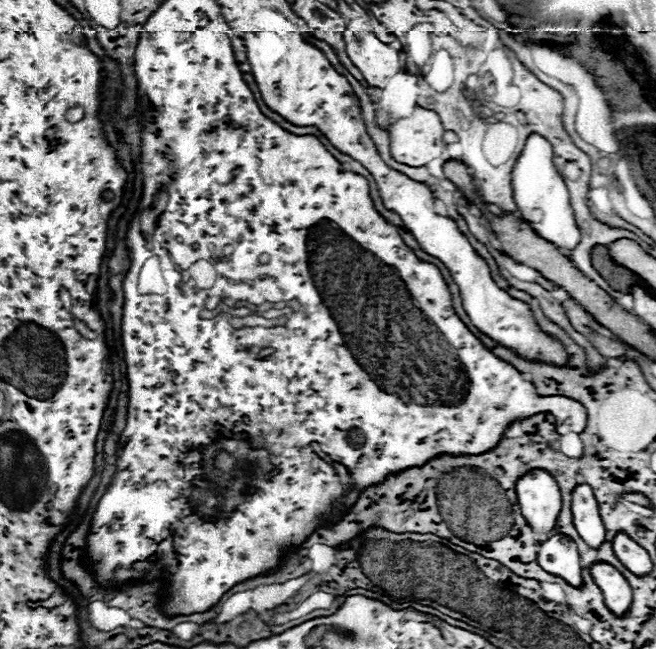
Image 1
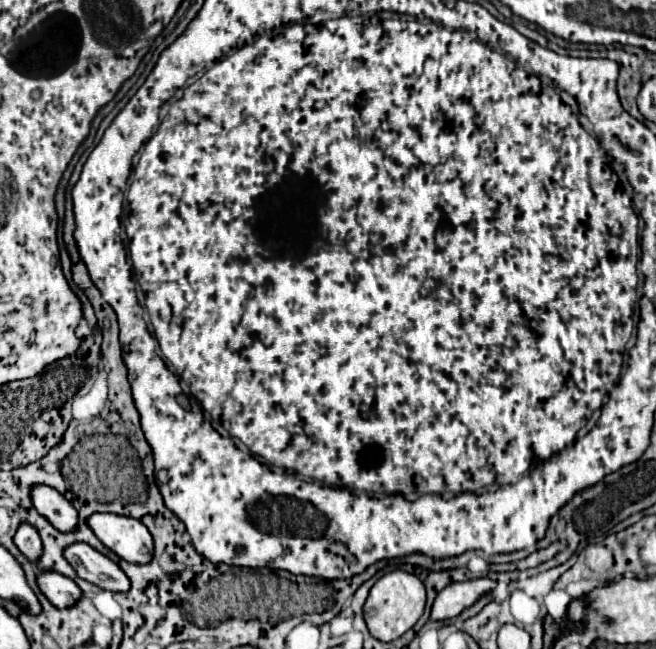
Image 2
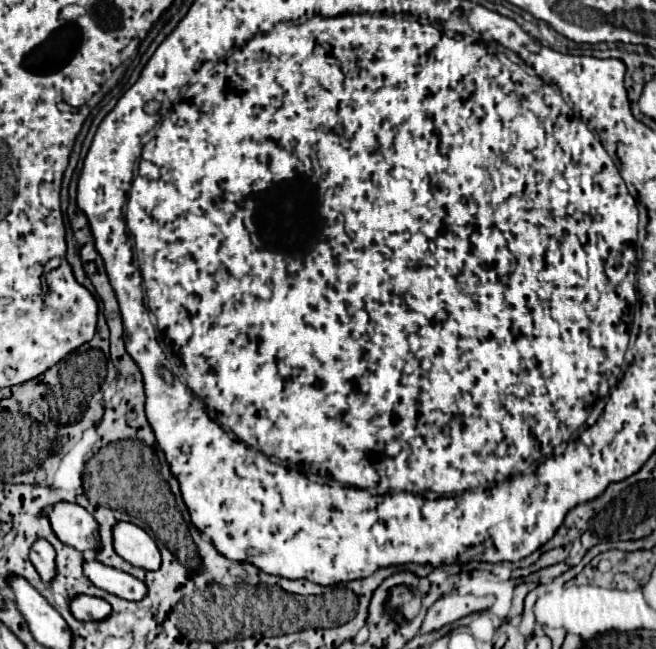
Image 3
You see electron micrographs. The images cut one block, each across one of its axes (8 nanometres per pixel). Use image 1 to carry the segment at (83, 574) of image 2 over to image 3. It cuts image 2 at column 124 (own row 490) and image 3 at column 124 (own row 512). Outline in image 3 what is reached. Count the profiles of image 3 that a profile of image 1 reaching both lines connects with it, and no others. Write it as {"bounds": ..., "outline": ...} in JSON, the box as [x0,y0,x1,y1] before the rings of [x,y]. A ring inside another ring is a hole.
{"bounds":[84,556,148,600],"outline":[[[86,556],[86,562],[84,562],[84,572],[86,576],[90,578],[90,582],[118,598],[124,598],[124,600],[142,600],[146,594],[148,594],[148,588],[142,580],[134,578],[132,574],[126,574],[122,570],[116,570],[116,568],[110,568],[110,566],[104,566],[100,564],[98,560]]]}

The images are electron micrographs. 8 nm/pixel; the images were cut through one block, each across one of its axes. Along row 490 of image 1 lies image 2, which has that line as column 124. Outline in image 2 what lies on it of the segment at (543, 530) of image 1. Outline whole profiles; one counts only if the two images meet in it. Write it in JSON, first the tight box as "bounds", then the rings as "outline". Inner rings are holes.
{"bounds":[88,514,152,564],"outline":[[[92,514],[88,524],[100,542],[118,558],[132,564],[152,562],[152,534],[140,520],[118,514]]]}

